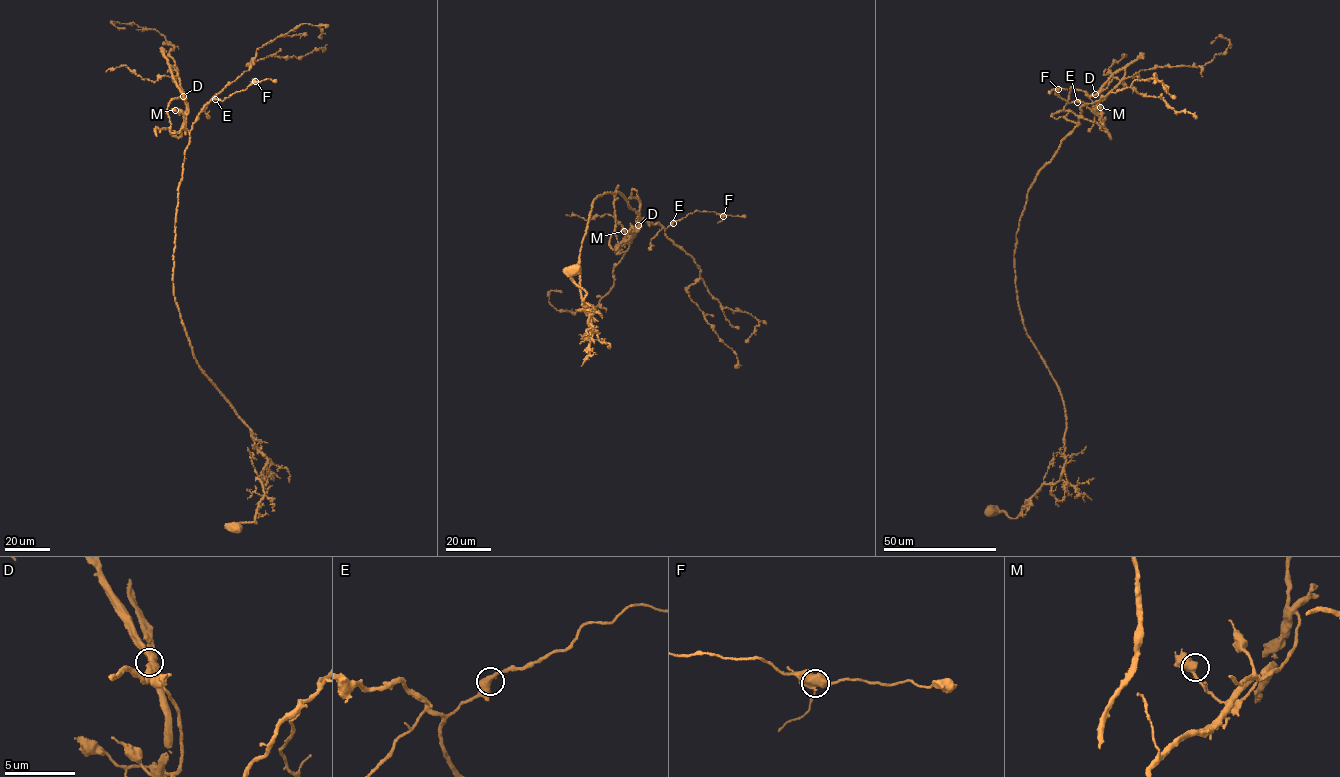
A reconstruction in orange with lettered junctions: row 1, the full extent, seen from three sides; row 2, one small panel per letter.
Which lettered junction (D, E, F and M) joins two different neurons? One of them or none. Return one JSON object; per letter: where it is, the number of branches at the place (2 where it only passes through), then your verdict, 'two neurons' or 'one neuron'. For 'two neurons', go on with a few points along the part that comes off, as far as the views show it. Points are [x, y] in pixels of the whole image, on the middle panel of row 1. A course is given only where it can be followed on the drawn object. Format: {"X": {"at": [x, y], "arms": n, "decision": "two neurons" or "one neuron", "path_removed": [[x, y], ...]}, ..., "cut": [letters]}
{"D": {"at": [638, 225], "arms": 2, "decision": "two neurons", "path_removed": [[638, 225], [628, 233], [629, 242], [637, 231], [616, 249], [611, 248], [618, 185]]}, "E": {"at": [673, 223], "arms": 2, "decision": "one neuron"}, "F": {"at": [723, 216], "arms": 2, "decision": "one neuron"}, "M": {"at": [624, 231], "arms": 2, "decision": "one neuron"}, "cut": ["D"]}

